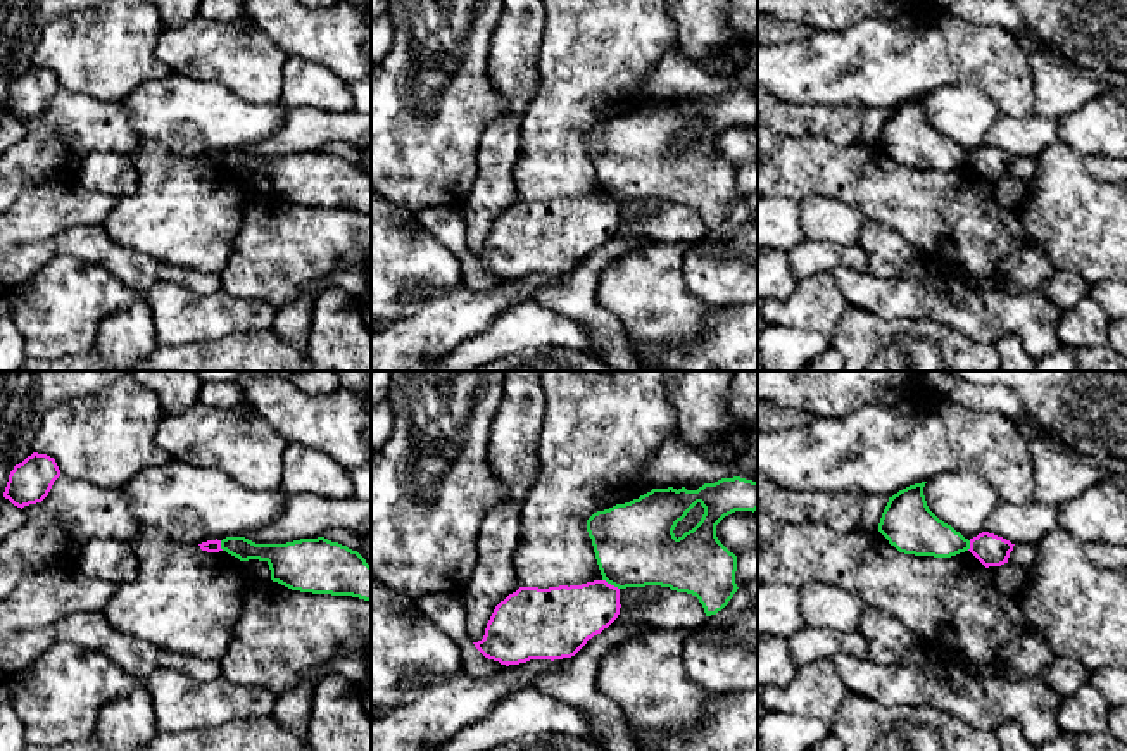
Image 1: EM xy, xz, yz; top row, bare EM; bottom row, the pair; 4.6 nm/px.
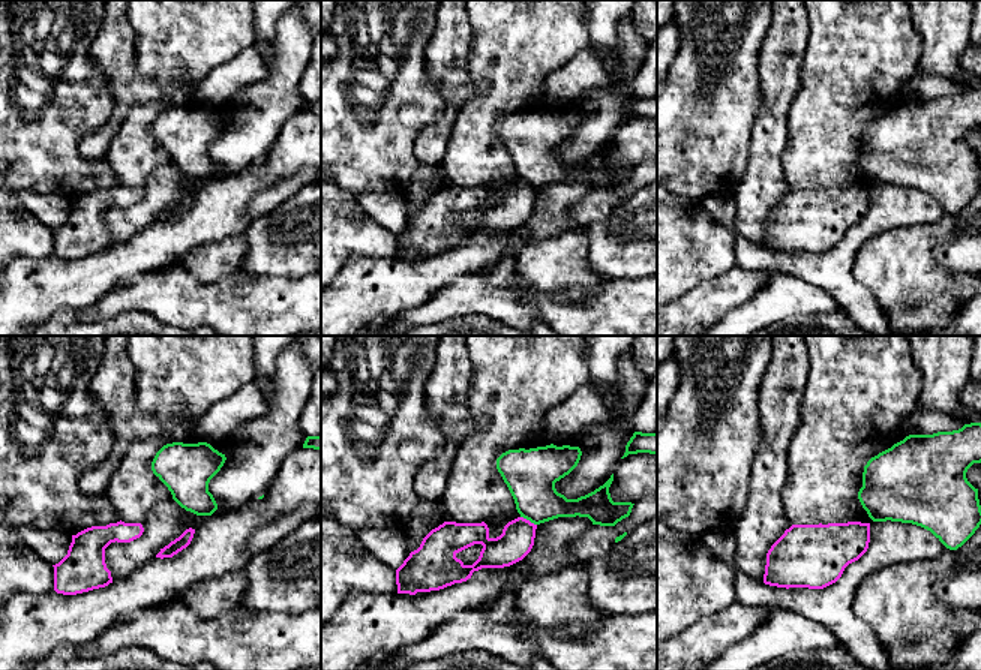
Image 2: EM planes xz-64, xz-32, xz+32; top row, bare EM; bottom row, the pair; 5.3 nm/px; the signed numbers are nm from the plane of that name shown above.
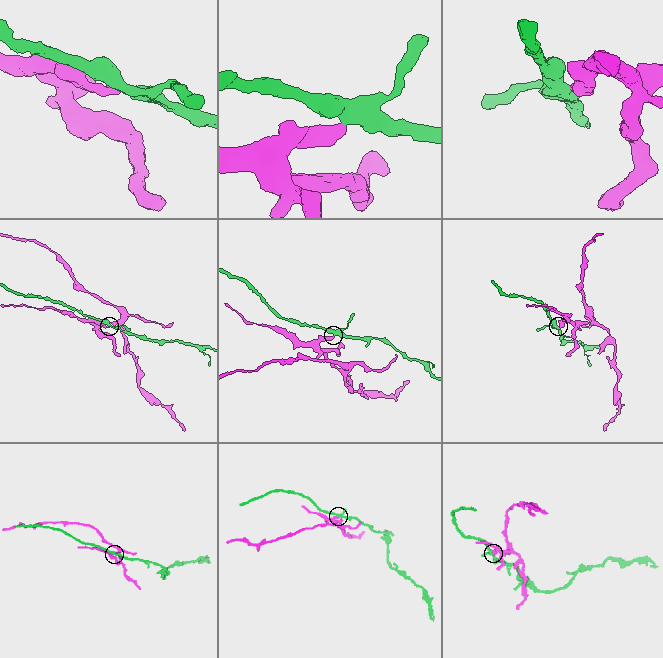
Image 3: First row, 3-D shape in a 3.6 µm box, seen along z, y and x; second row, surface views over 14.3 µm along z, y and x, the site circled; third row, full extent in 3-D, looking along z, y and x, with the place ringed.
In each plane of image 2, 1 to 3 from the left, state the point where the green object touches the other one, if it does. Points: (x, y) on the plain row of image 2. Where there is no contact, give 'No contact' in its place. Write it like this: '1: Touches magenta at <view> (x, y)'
1: No contact
2: Touches magenta at xz-32 (528, 185)
3: No contact

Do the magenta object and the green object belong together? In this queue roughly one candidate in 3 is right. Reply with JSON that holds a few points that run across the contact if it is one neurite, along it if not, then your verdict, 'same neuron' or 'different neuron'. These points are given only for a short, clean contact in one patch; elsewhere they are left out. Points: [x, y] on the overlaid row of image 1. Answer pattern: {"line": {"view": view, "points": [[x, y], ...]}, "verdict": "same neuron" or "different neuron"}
{"line": {"view": "xz", "points": [[603, 579], [618, 589]]}, "verdict": "different neuron"}

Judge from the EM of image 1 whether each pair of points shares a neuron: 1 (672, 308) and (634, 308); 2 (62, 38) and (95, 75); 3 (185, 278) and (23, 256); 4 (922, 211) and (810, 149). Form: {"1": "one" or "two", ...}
{"1": "one", "2": "one", "3": "one", "4": "one"}

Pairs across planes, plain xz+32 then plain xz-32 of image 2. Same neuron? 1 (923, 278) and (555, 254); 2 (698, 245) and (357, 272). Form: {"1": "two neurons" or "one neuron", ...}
{"1": "one neuron", "2": "two neurons"}

